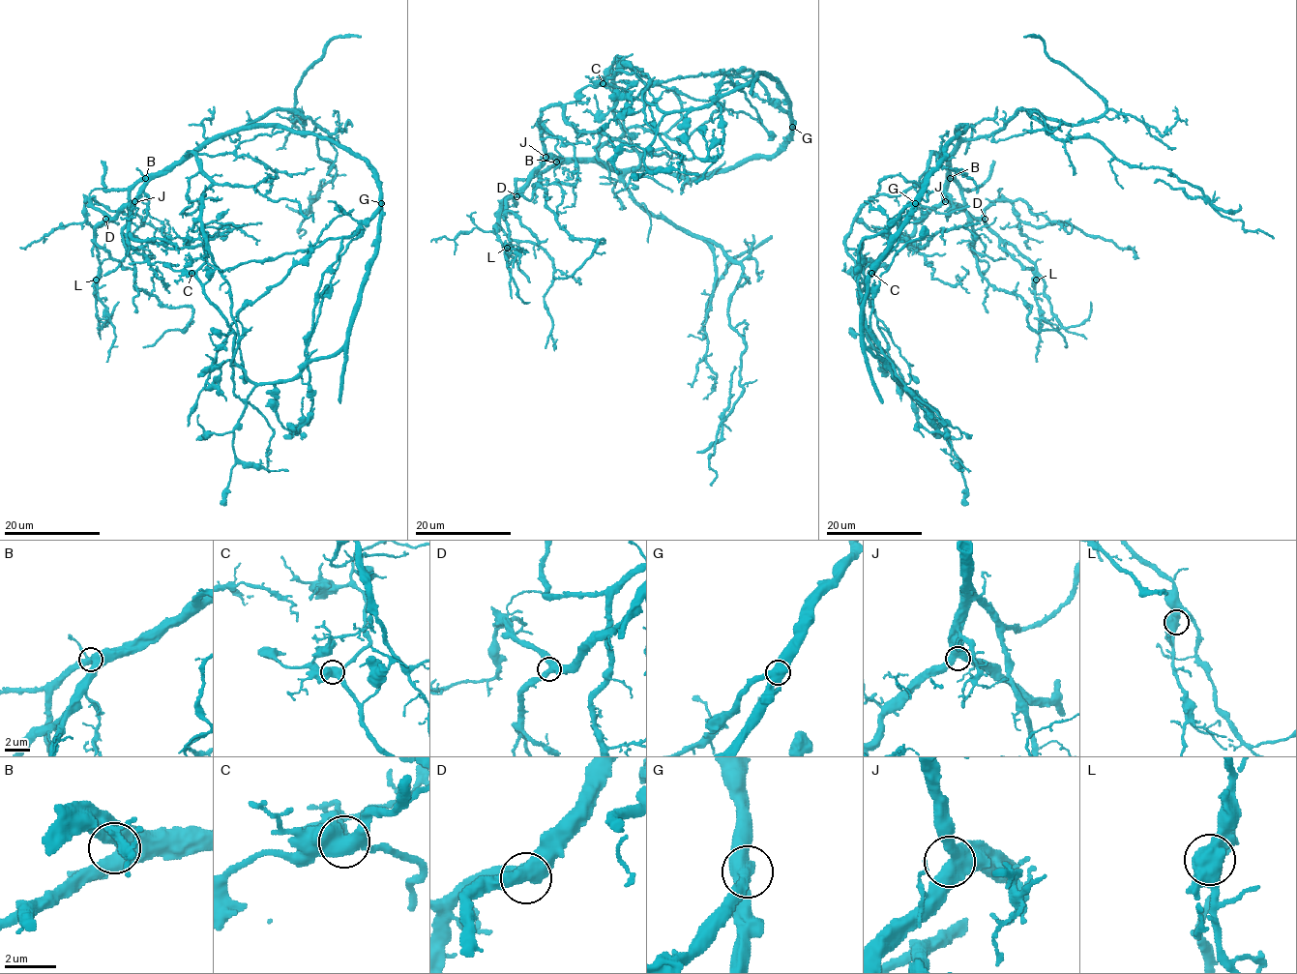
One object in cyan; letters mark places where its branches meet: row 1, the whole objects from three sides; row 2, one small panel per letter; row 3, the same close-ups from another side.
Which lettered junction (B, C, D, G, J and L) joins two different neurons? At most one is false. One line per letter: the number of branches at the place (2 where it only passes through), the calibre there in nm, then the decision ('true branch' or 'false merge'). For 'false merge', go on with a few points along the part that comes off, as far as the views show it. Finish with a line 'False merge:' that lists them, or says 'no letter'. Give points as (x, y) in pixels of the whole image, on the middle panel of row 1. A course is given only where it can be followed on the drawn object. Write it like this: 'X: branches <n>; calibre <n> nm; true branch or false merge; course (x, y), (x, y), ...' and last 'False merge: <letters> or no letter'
B: branches 3; calibre 500 nm; true branch
C: branches 3; calibre 550 nm; true branch
D: branches 3; calibre 480 nm; true branch
G: branches 3; calibre 600 nm; false merge; course (793, 127), (793, 119), (771, 102), (751, 76), (724, 73), (657, 81), (629, 99), (614, 119), (598, 132)
J: branches 3; calibre 480 nm; true branch
L: branches 3; calibre 550 nm; true branch
False merge: G

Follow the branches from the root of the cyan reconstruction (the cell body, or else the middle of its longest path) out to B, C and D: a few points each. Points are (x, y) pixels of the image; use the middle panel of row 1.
B: (677, 173), (616, 171), (596, 162), (556, 162)
C: (677, 173), (614, 171), (600, 159), (624, 130), (616, 57), (603, 83)
D: (677, 173), (616, 171), (596, 162), (562, 162), (547, 158), (516, 196)

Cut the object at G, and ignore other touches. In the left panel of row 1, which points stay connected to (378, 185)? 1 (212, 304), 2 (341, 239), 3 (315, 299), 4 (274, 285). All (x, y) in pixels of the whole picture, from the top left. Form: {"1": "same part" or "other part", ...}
{"1": "same part", "2": "other part", "3": "other part", "4": "other part"}

